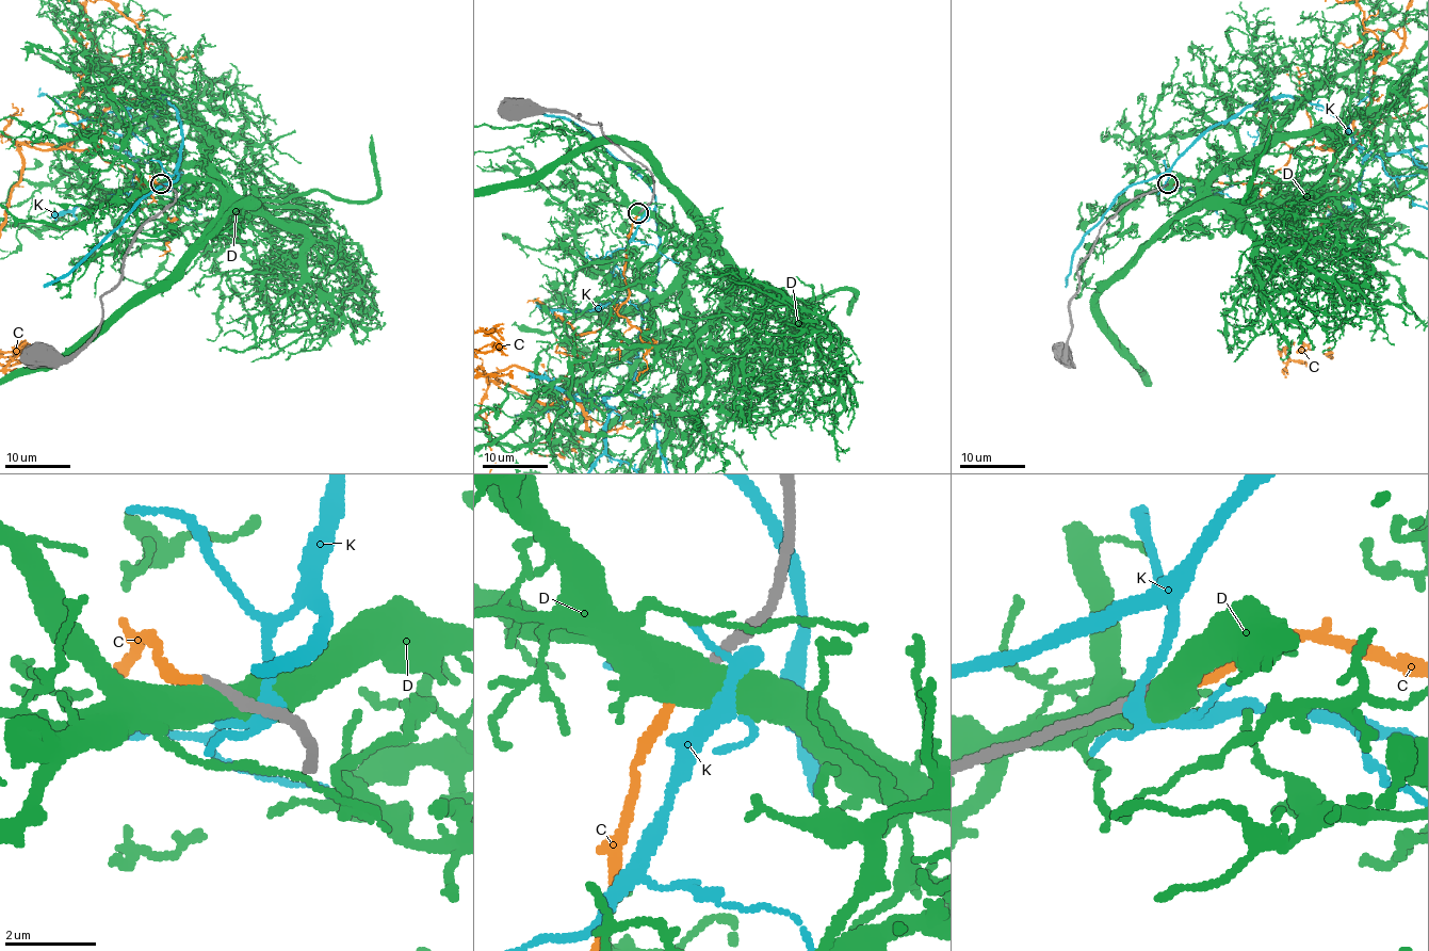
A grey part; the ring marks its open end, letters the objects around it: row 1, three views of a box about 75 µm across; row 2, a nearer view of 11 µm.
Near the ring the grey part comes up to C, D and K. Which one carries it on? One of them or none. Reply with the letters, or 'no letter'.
C

